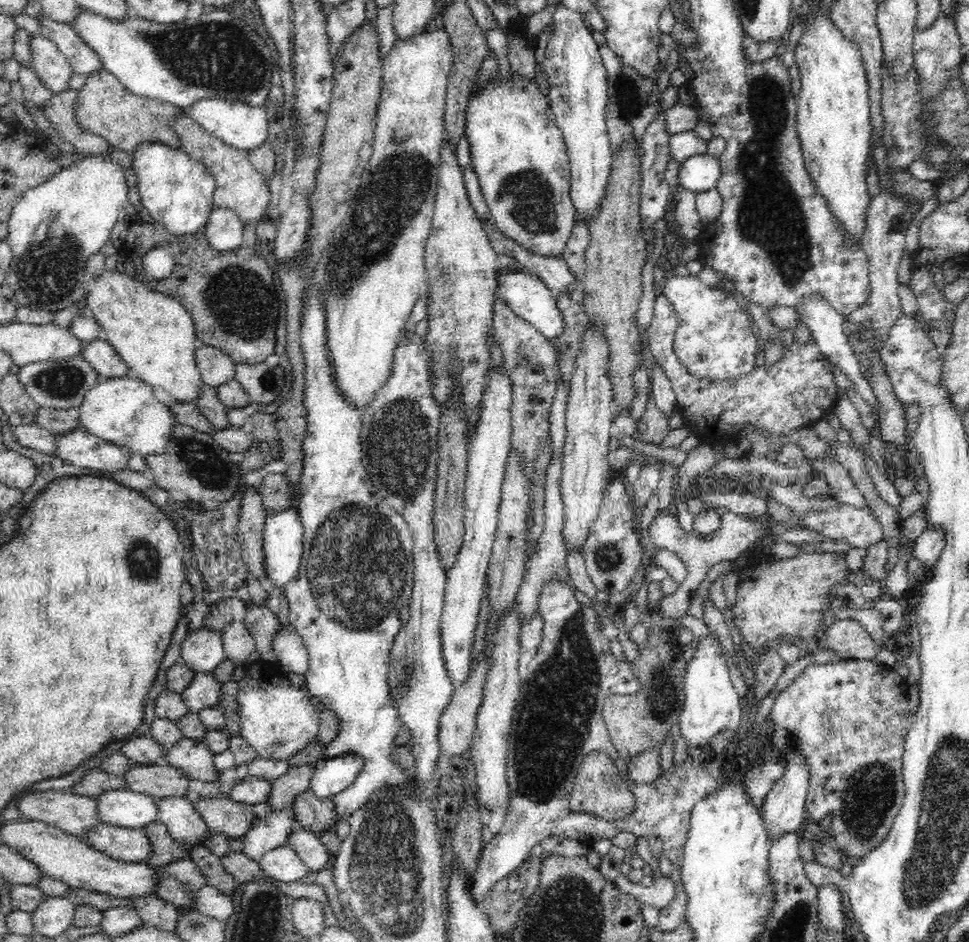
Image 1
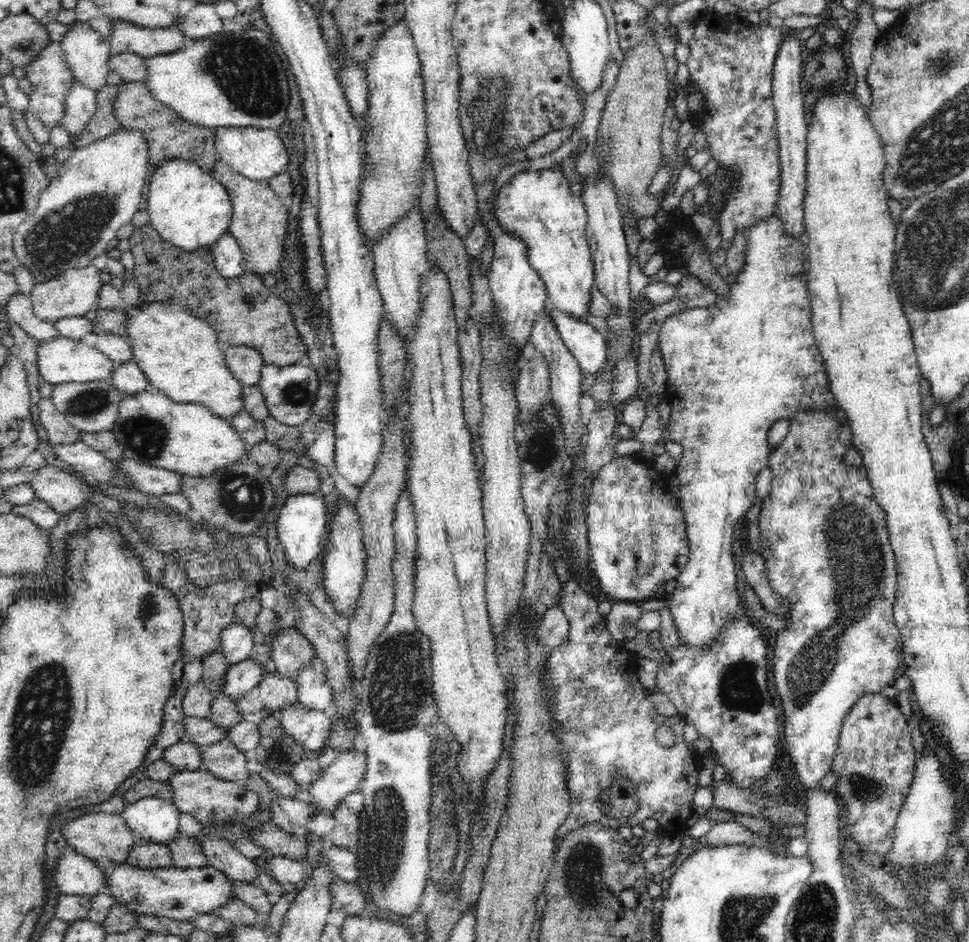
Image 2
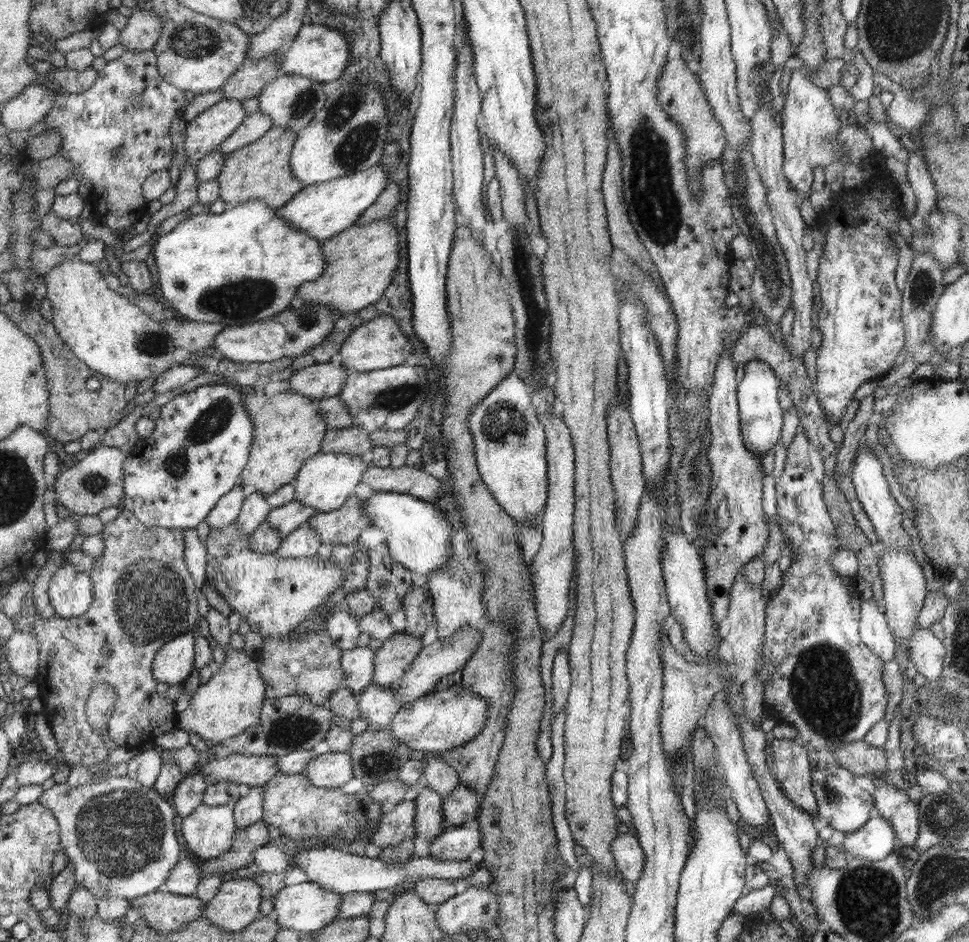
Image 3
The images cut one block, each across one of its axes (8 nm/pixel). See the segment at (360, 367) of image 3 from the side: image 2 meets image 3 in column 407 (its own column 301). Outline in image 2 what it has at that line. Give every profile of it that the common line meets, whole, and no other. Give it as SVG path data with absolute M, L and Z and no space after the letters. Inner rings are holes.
M150 223L136 228L129 240L135 261L134 279L140 290L138 306L156 302L180 306L192 317L208 322L218 333L220 342L258 350L265 364L288 367L306 357L306 343L298 335L290 306L274 292L266 290L262 277L247 271L242 277L224 279L218 271L212 270L212 252L208 262L204 262L204 250L202 256L176 250L162 240ZM148 260L156 264L148 264Z

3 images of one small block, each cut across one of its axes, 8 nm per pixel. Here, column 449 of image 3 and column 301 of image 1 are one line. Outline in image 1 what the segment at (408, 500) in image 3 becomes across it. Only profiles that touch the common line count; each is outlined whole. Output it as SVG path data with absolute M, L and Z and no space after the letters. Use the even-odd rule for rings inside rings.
M298 508L276 512L265 519L262 550L266 576L278 586L296 578L303 553L304 527Z

